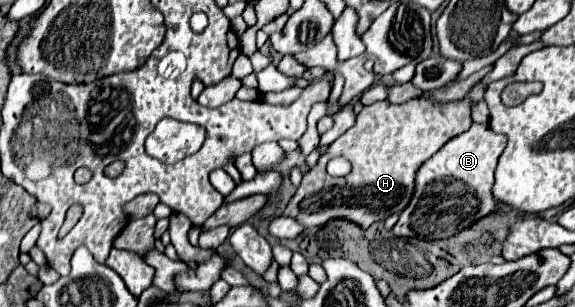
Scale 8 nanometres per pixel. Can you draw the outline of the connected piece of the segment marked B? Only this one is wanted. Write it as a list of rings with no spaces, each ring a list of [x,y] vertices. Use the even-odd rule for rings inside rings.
[[[476,124],[450,138],[432,158],[428,158],[416,172],[416,186],[410,204],[402,210],[396,226],[392,228],[394,236],[436,240],[450,238],[464,226],[472,224],[476,218],[482,218],[496,210],[492,196],[494,168],[496,160],[504,150],[504,136],[490,130],[488,124]],[[466,186],[472,192],[466,196]]]

